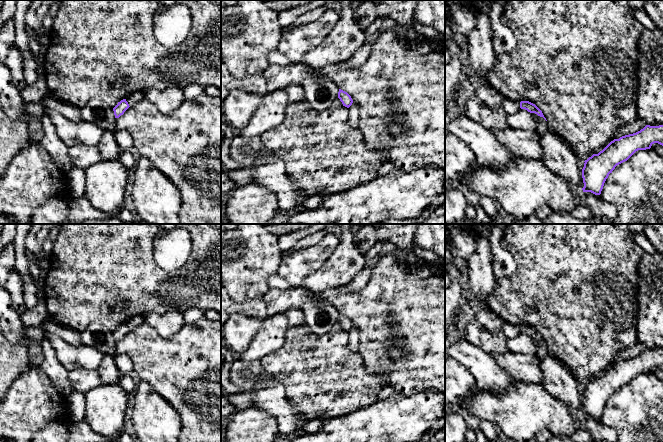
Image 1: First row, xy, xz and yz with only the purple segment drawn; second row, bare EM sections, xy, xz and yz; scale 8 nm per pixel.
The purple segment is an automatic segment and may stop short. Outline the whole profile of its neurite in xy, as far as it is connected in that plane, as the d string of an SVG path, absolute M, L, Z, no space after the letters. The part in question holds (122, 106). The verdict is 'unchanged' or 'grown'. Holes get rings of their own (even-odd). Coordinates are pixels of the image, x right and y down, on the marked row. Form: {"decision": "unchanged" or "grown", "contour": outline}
{"decision": "unchanged", "contour": "M126 99L121 100L118 104L113 108L115 118L119 118L124 112L129 108L129 104Z"}

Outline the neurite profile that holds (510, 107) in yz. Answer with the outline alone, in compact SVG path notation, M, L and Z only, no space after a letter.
M508 98L503 99L504 110L508 115L516 113L520 108L520 102L512 101Z

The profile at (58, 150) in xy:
M43 115L41 124L43 128L42 145L51 155L58 168L68 174L72 168L71 158L68 153L69 146L58 137L49 116Z

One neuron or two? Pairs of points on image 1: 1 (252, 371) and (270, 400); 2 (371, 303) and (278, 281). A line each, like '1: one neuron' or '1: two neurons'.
1: one neuron
2: two neurons

